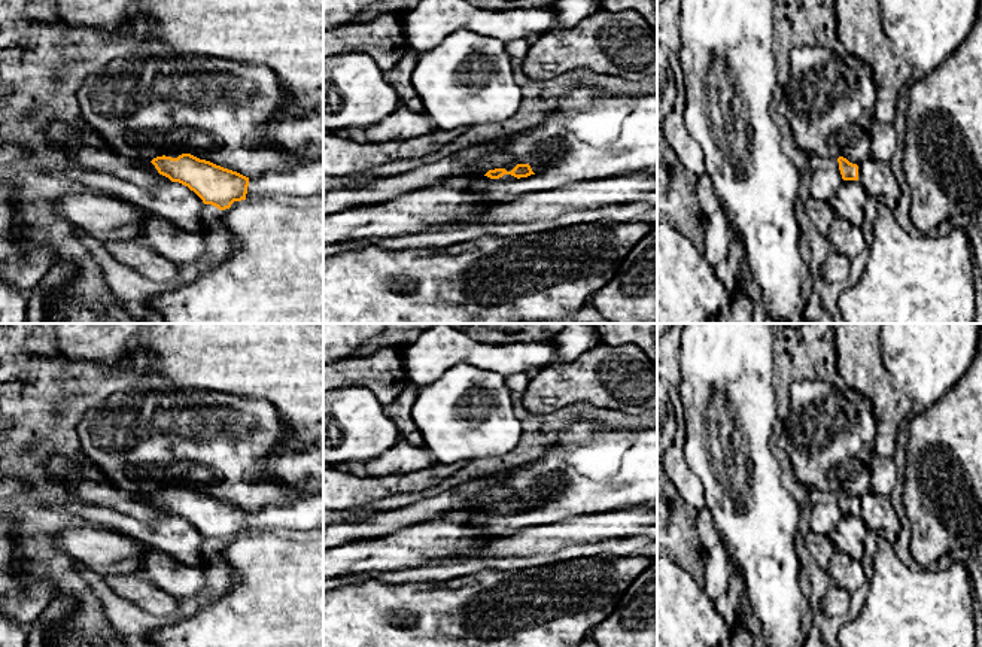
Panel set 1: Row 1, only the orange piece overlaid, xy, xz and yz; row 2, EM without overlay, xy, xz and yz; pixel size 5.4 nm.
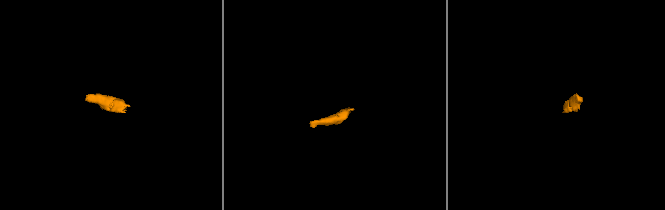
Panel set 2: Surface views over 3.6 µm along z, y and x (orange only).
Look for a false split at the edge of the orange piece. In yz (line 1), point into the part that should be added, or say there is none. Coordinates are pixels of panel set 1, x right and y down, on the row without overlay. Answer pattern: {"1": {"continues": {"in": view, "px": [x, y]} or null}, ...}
{"1": {"continues": null}}

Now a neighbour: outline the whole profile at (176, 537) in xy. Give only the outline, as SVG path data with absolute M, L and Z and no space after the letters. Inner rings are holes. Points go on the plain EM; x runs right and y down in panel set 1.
M75 504L69 511L97 528L104 528L139 541L146 549L167 553L173 559L203 569L203 534L188 520L170 516L156 522L142 522L103 505Z

